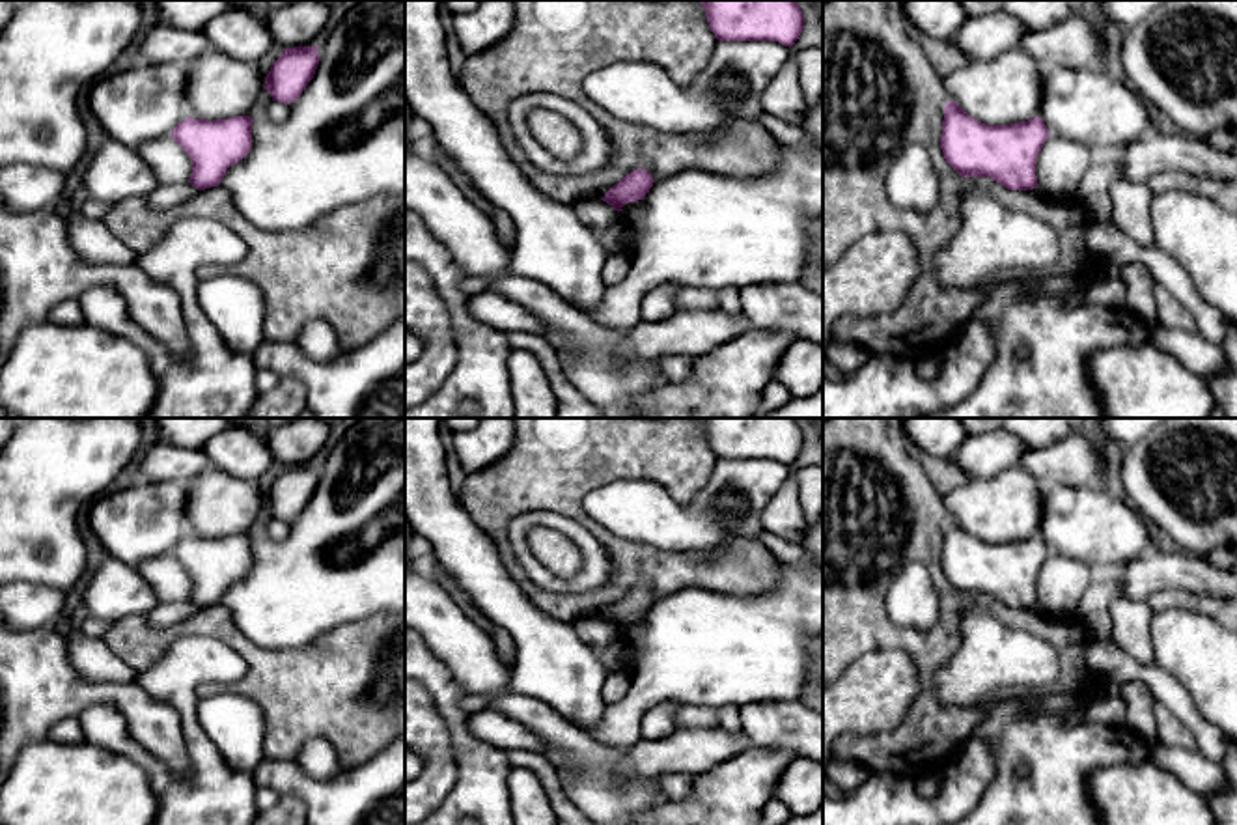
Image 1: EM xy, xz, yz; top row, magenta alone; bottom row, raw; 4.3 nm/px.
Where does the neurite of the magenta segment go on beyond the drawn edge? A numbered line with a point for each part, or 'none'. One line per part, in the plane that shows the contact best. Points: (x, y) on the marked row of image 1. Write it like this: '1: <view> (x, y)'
none

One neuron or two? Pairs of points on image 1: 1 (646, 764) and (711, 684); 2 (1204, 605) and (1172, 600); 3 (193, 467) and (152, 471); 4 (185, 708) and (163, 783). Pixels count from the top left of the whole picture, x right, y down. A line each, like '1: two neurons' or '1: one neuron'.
1: two neurons
2: one neuron
3: one neuron
4: one neuron

